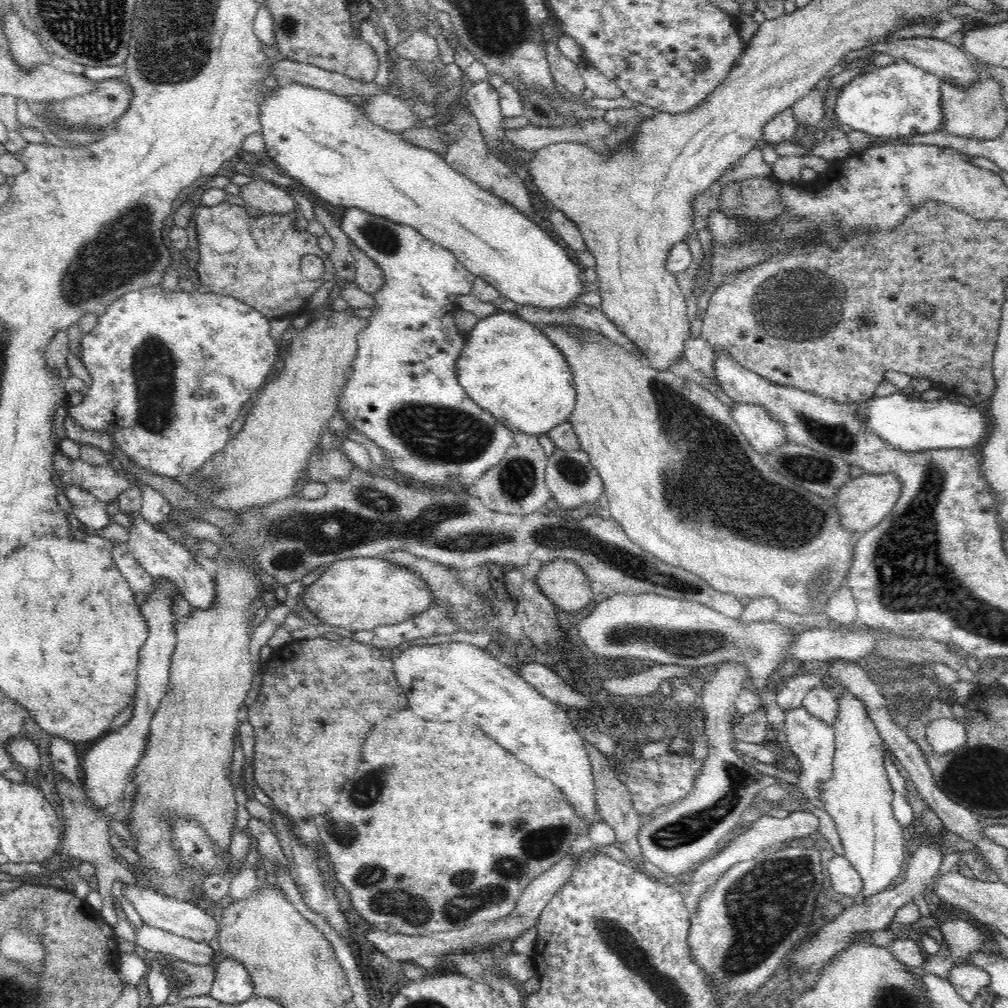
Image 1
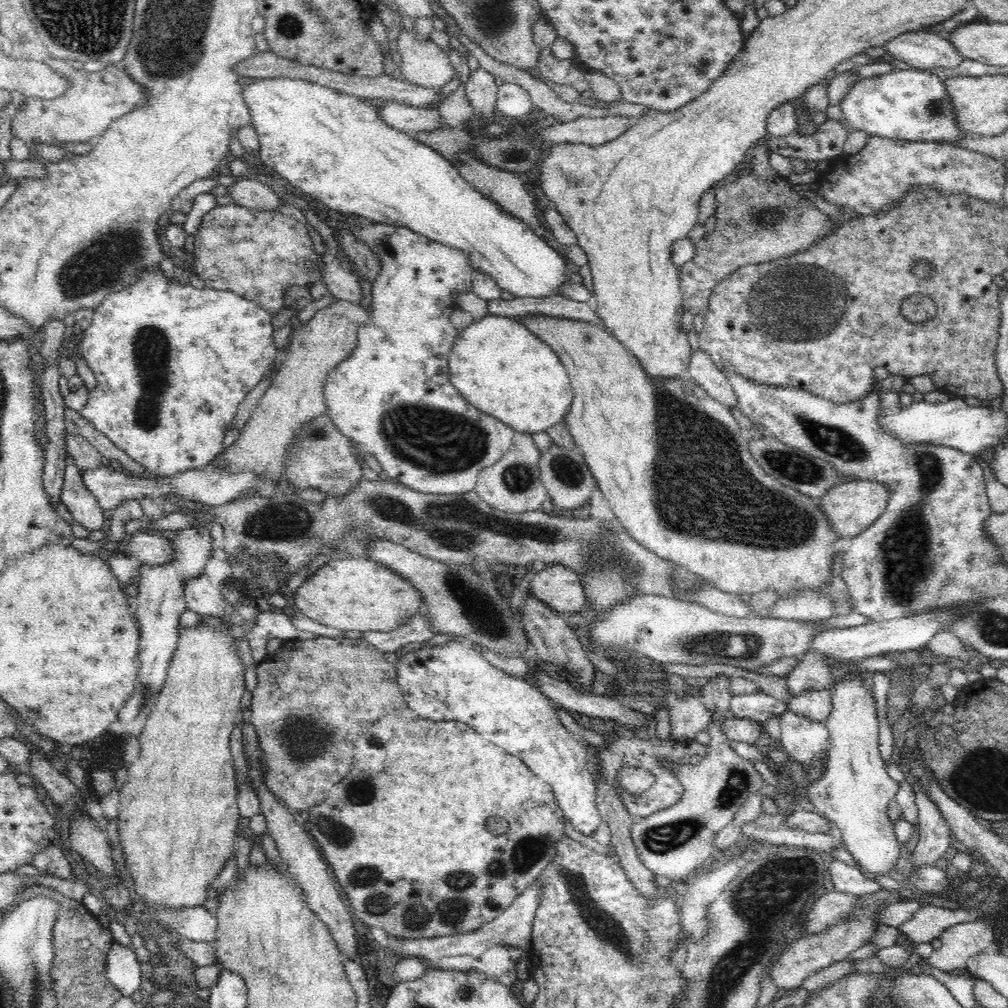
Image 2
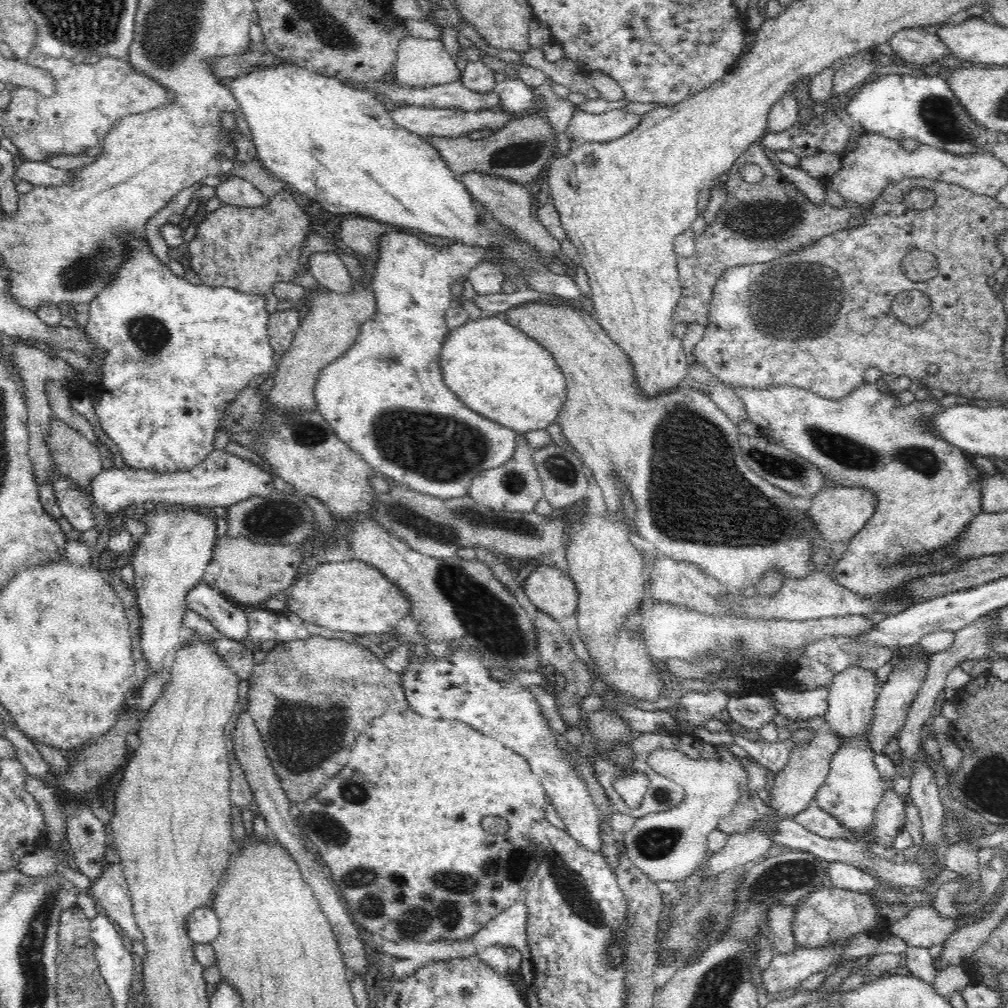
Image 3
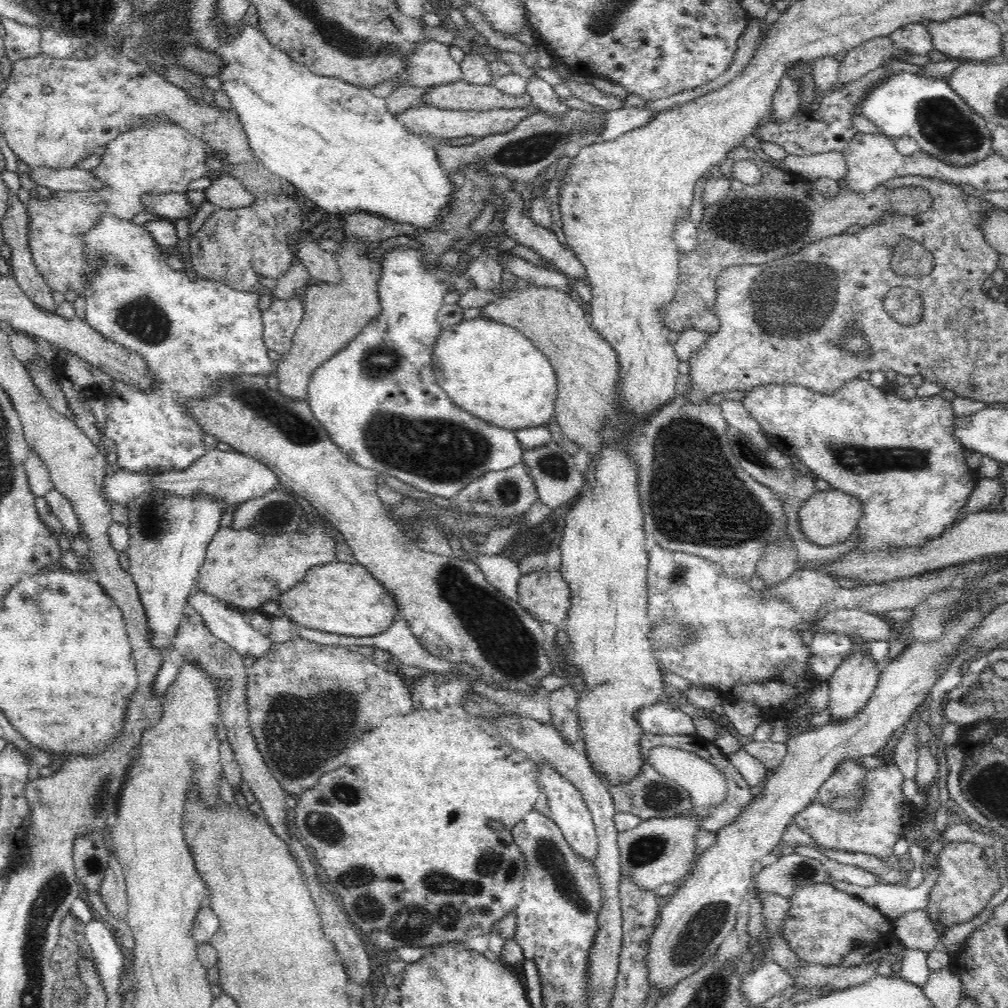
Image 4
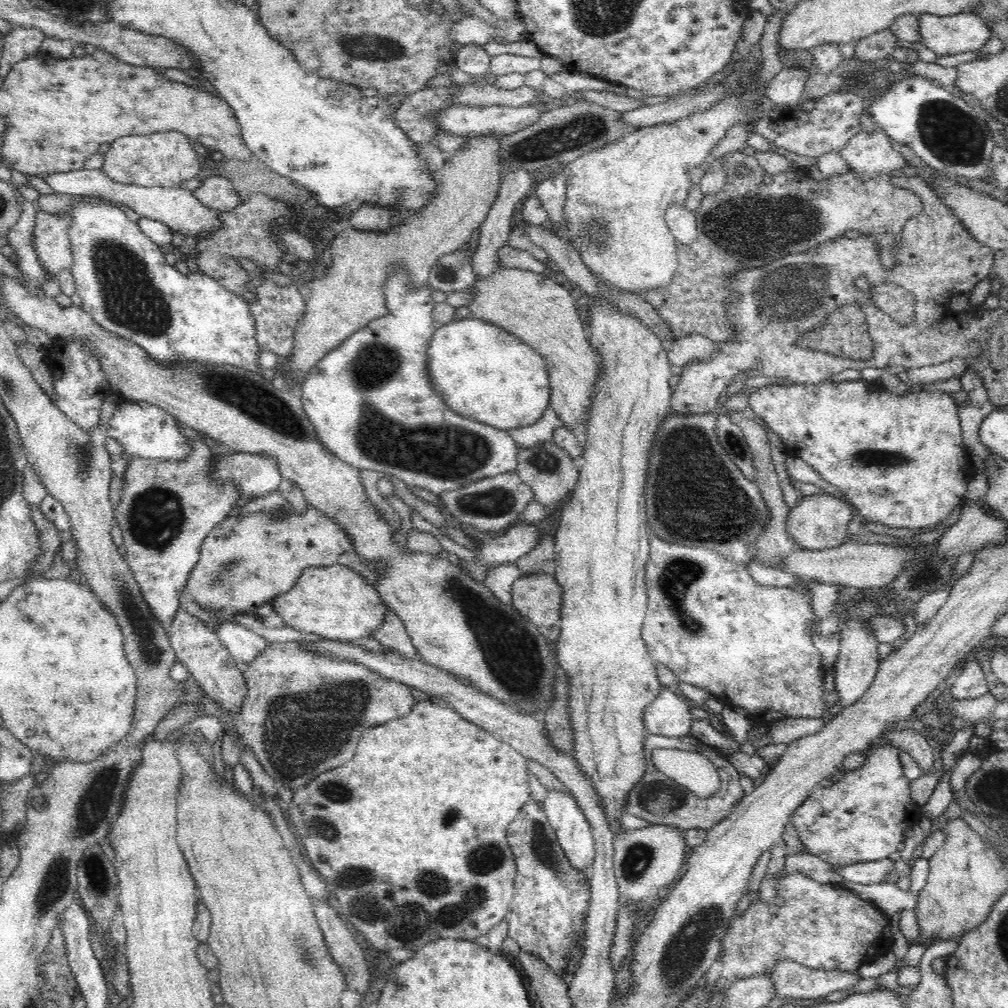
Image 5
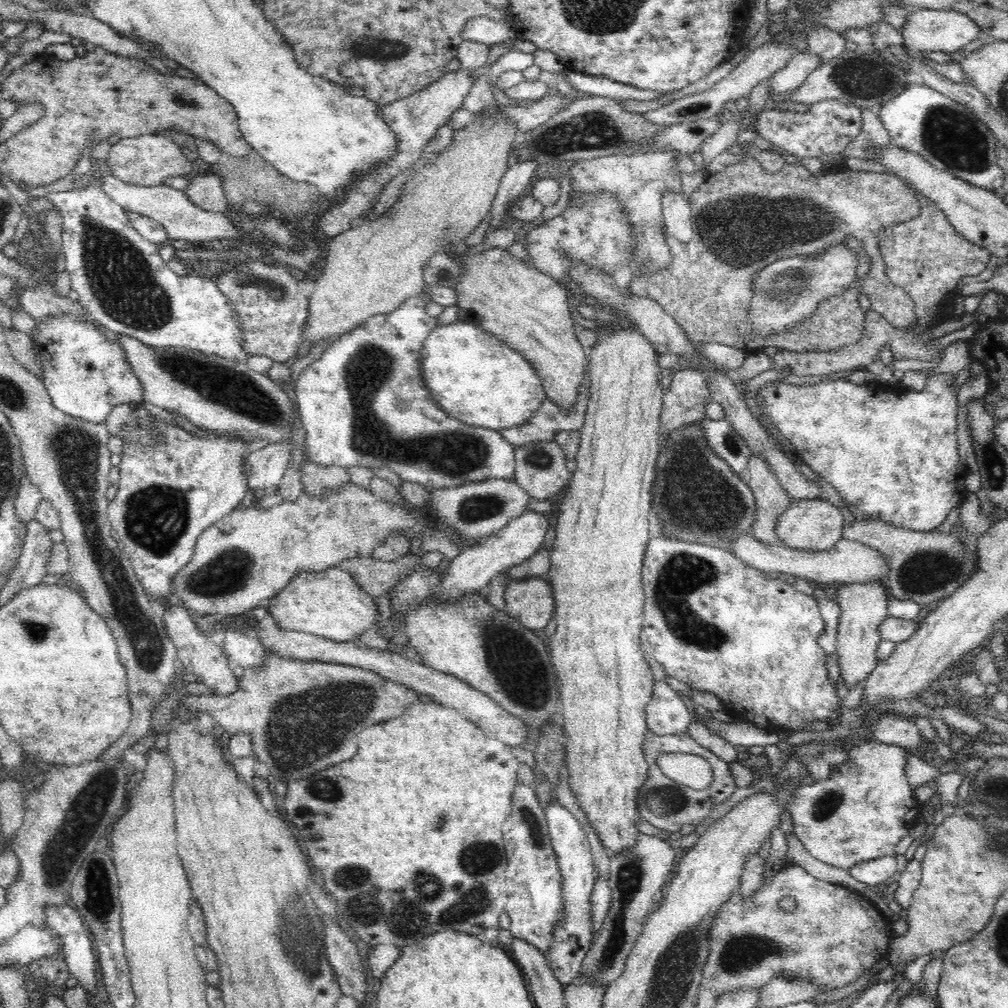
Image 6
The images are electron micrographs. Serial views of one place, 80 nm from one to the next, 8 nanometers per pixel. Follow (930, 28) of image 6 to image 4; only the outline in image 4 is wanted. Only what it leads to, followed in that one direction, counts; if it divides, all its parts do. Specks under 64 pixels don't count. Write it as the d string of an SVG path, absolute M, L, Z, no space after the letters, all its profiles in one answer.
M973 11L950 18L942 22L935 20L926 22L928 31L932 35L934 48L951 58L967 58L976 62L1002 61L1002 32L990 18L983 17L978 11Z

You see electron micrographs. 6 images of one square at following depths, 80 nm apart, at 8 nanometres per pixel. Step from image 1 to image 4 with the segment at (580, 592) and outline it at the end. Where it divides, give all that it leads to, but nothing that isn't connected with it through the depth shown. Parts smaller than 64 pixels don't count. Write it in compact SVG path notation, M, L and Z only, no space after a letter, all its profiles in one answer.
M546 568L522 575L517 601L539 622L557 625L568 617L572 591L560 570Z

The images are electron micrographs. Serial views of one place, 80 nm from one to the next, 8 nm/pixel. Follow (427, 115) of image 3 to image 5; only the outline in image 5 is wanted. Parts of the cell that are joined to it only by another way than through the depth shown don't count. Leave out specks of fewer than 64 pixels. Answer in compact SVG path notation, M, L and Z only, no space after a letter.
M528 105L528 106L450 106L438 111L438 131L446 132L459 137L468 135L510 135L518 130L524 130L528 126L532 126L548 106Z

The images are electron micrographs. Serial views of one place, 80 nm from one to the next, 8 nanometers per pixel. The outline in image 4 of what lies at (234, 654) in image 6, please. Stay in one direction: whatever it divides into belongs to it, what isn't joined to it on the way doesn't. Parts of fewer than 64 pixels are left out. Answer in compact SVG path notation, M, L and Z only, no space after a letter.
M204 591L195 592L188 606L202 616L212 635L226 642L243 658L252 656L260 659L265 656L273 642L252 629L247 613L229 608L216 596Z

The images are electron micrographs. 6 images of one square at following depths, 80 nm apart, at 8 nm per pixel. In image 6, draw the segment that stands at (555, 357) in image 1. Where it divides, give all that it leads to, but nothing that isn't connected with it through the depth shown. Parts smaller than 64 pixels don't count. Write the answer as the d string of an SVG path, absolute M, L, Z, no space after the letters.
M456 320L434 328L424 340L420 370L440 409L472 427L500 431L520 426L547 398L542 379L524 355L476 323Z

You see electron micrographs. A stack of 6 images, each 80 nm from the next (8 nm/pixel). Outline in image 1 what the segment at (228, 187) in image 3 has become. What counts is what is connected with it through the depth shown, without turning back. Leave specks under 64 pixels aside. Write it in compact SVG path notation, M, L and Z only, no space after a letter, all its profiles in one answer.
M256 180L241 187L241 198L263 214L290 214L298 211L296 202L278 185Z

